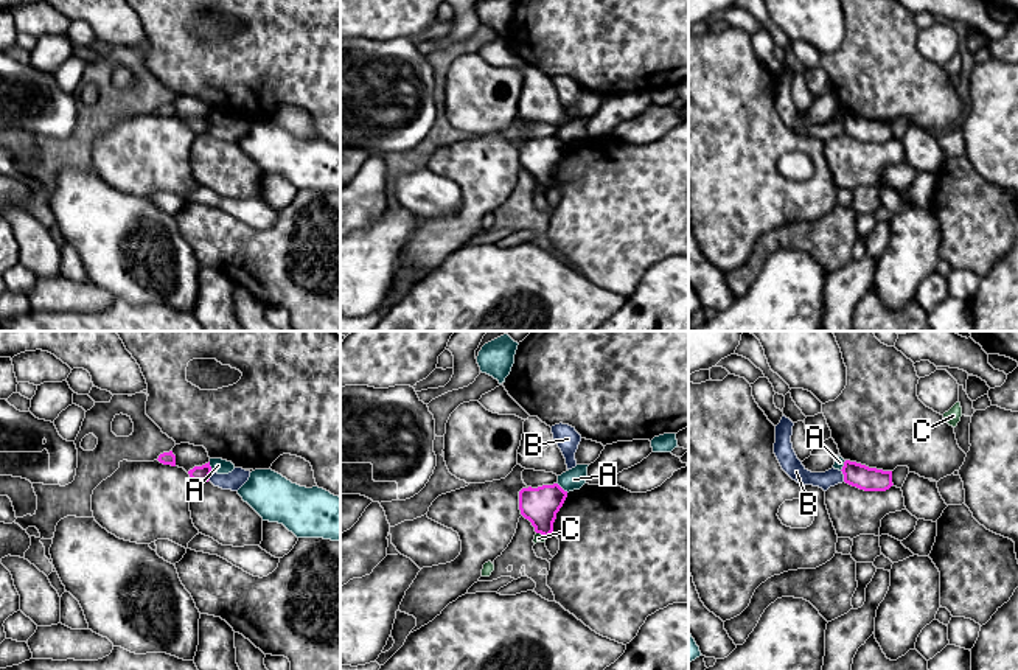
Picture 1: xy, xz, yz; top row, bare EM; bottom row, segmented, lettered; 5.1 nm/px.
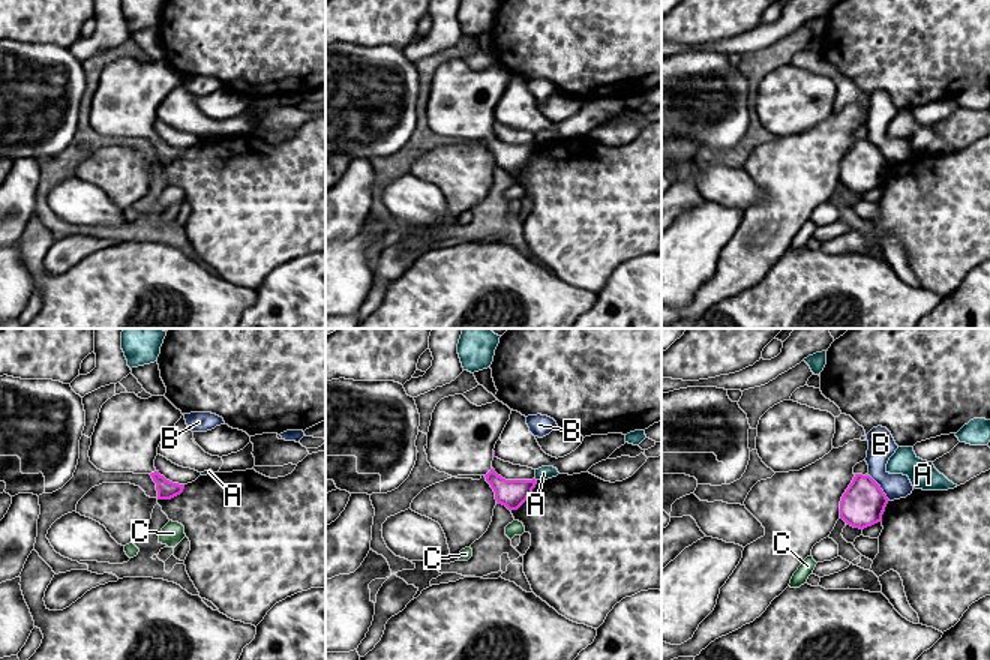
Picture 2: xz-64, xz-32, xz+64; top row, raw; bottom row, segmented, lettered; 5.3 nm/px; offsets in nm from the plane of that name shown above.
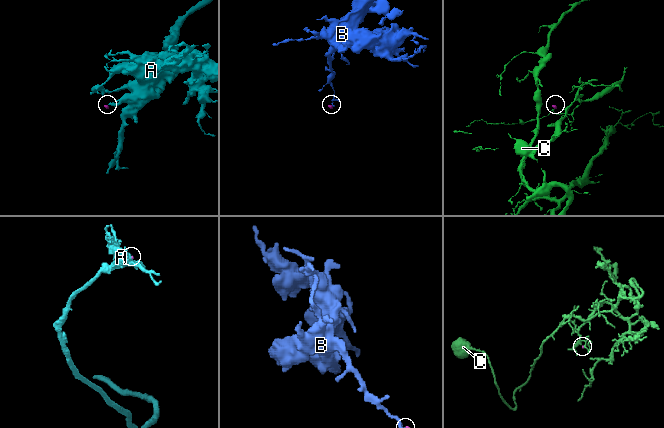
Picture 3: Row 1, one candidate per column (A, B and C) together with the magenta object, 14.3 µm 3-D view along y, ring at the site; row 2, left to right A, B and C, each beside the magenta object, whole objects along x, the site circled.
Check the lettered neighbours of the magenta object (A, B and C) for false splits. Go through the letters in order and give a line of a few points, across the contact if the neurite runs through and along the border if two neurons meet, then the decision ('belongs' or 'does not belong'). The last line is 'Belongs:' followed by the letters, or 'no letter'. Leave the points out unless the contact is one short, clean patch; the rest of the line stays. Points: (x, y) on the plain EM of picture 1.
A: xz (557, 134), (568, 143) | does not belong
B: yz (841, 122), (844, 132) | does not belong
C: xz (536, 184), (546, 188) | does not belong
Belongs: no letter

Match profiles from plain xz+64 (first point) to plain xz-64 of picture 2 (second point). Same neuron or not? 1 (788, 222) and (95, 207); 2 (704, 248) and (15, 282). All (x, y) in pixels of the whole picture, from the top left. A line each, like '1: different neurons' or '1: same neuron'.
1: different neurons
2: same neuron

